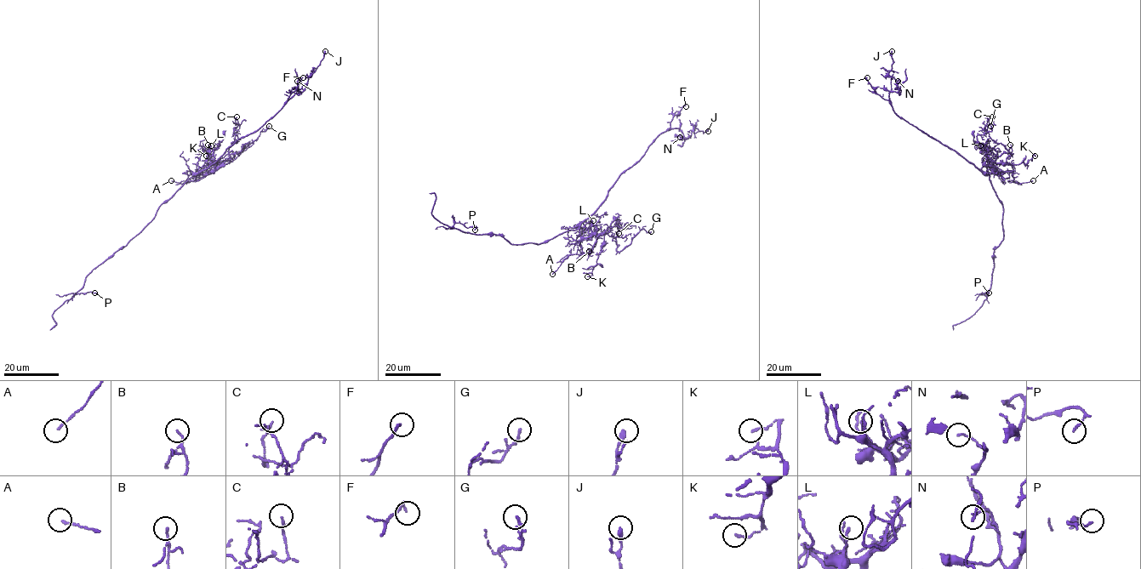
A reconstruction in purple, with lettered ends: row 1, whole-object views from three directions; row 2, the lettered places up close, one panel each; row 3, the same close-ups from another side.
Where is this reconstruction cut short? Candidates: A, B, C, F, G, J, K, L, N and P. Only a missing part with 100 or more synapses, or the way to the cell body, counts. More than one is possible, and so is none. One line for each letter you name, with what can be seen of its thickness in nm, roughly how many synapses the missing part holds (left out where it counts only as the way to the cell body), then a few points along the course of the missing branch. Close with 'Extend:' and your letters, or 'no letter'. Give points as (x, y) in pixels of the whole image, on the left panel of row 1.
Extend: no letter

